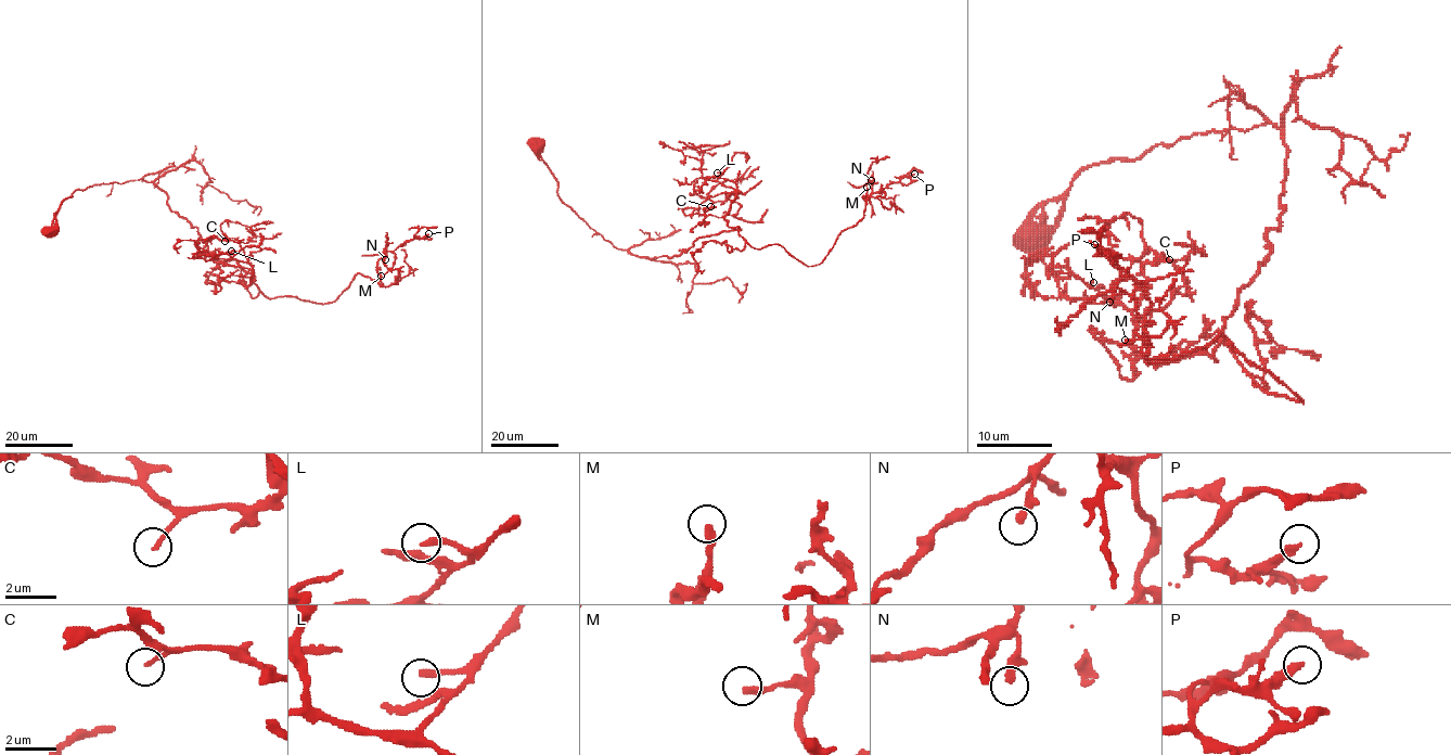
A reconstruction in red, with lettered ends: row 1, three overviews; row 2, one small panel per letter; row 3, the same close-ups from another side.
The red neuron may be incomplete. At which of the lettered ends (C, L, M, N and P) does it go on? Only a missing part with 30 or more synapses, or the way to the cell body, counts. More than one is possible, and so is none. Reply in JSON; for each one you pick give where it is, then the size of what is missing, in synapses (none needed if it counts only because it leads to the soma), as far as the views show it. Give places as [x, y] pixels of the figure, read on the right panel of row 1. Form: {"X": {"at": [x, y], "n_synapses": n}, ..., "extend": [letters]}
{"extend": []}

